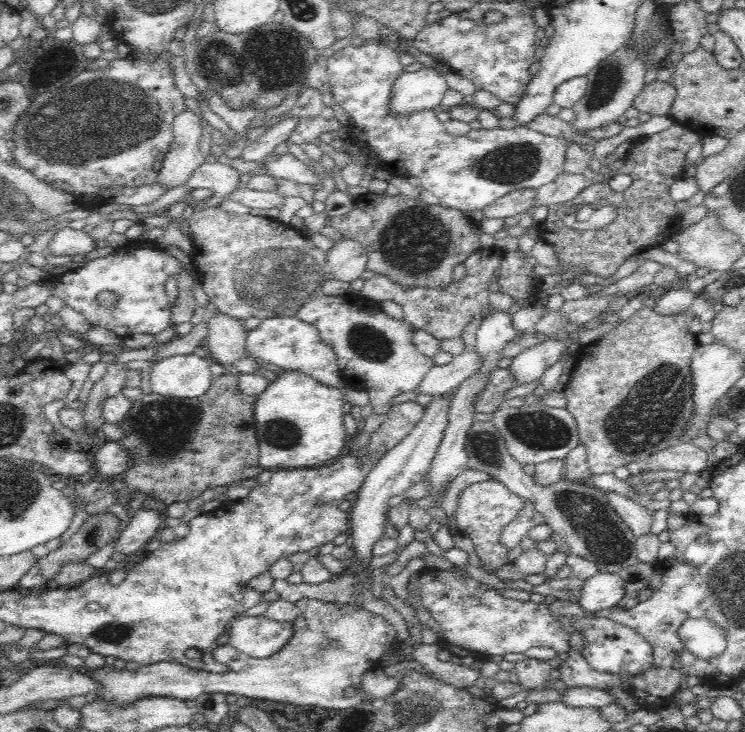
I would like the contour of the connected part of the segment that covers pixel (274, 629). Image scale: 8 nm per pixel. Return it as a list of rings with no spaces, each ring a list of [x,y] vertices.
[[[238,616],[232,621],[229,645],[238,652],[244,653],[252,658],[267,659],[280,652],[290,641],[295,633],[294,623],[276,622],[261,616]]]

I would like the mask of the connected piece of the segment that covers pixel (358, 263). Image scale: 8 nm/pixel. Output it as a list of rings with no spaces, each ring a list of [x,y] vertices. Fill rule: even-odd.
[[[346,238],[335,241],[327,252],[326,265],[336,280],[342,282],[356,280],[366,270],[365,248],[359,242]]]

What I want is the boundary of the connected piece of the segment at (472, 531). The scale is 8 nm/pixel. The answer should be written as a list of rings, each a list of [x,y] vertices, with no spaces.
[[[496,480],[472,484],[460,494],[458,506],[453,514],[456,527],[458,533],[472,539],[474,549],[484,566],[483,570],[495,573],[497,569],[508,564],[507,551],[501,544],[502,531],[517,519],[524,505],[524,500]]]

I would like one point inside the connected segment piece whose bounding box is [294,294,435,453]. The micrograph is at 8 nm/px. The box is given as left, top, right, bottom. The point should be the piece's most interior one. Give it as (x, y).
(376, 353)

